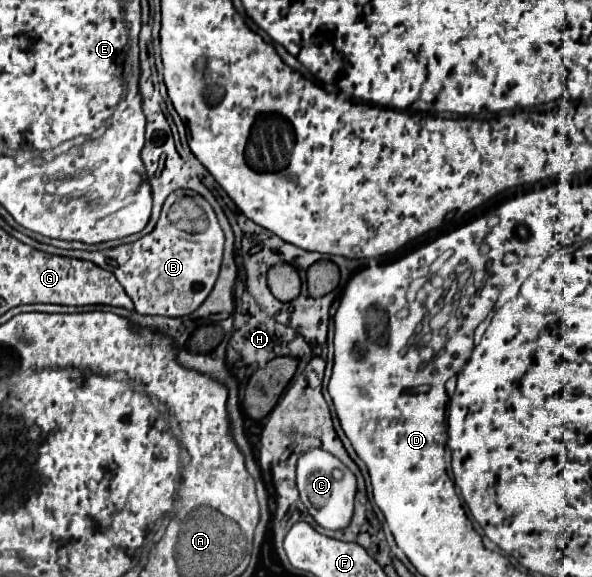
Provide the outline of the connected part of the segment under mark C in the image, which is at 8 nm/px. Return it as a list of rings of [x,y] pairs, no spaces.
[[[319,448],[307,450],[307,454],[303,454],[297,462],[297,488],[301,492],[303,504],[313,514],[317,524],[331,530],[343,530],[349,524],[353,516],[353,498],[357,492],[357,478],[343,462],[339,462],[339,458]]]

